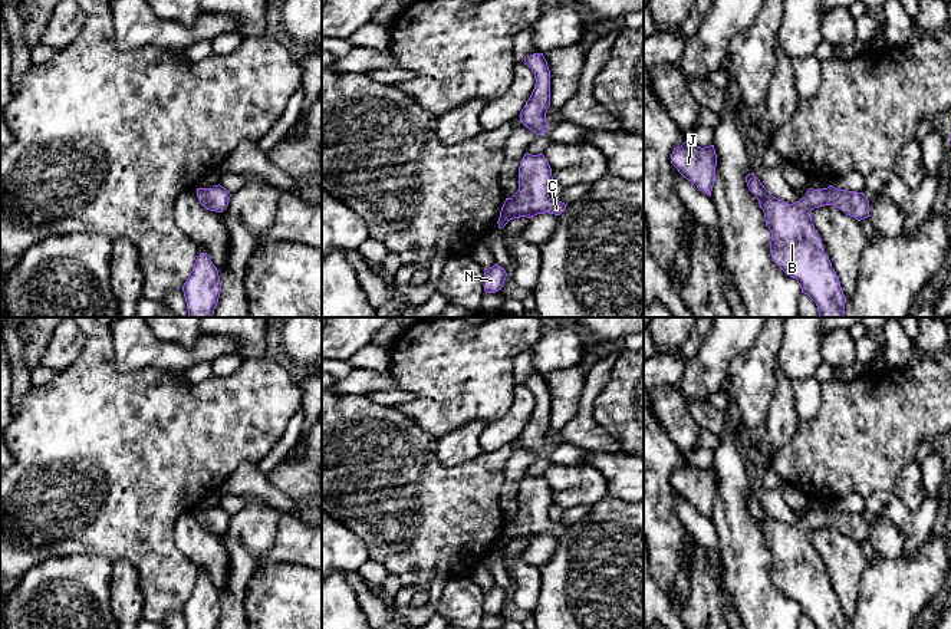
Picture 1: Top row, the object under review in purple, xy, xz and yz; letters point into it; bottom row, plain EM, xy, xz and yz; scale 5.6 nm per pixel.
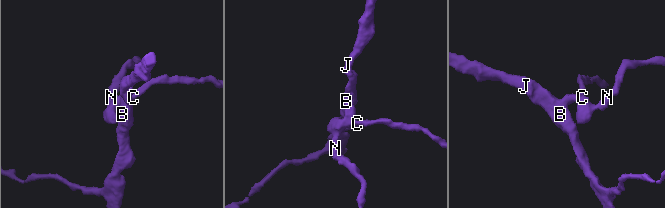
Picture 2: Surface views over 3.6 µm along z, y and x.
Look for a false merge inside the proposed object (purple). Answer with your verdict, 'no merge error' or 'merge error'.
no merge error

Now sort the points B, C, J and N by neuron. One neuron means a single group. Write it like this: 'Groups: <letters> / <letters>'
Groups: B C J N

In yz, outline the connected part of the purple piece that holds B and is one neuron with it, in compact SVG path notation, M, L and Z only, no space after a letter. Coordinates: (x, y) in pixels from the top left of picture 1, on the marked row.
M754 172L746 177L746 182L759 200L771 233L773 261L797 280L802 293L816 303L819 317L845 317L846 297L812 223L812 211L823 205L835 205L860 221L869 217L868 198L863 192L829 185L822 190L809 188L803 198L789 204L773 197Z

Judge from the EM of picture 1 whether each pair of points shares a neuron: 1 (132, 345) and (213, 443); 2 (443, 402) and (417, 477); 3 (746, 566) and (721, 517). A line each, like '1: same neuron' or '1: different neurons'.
1: different neurons
2: different neurons
3: same neuron

